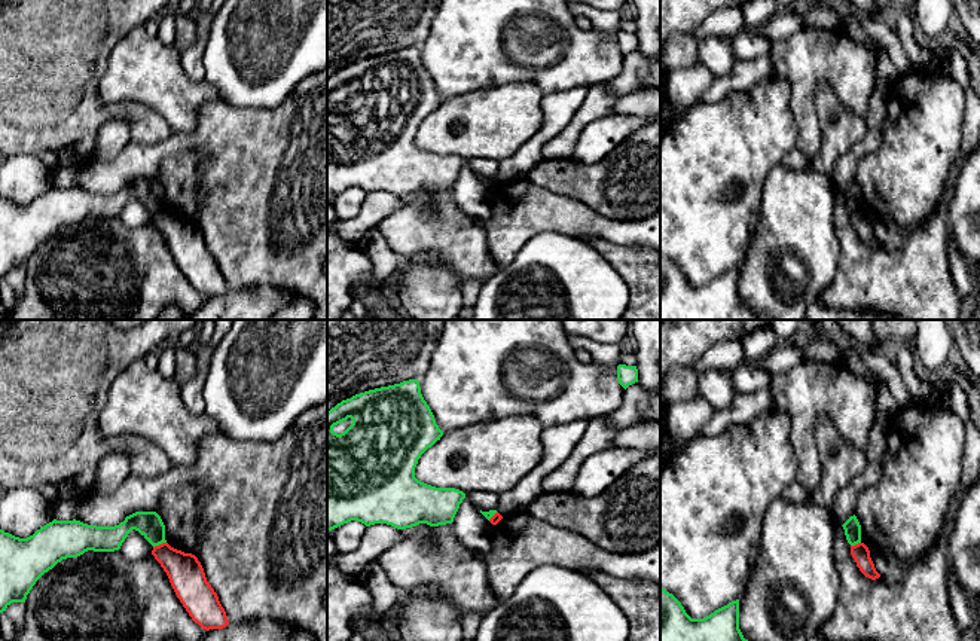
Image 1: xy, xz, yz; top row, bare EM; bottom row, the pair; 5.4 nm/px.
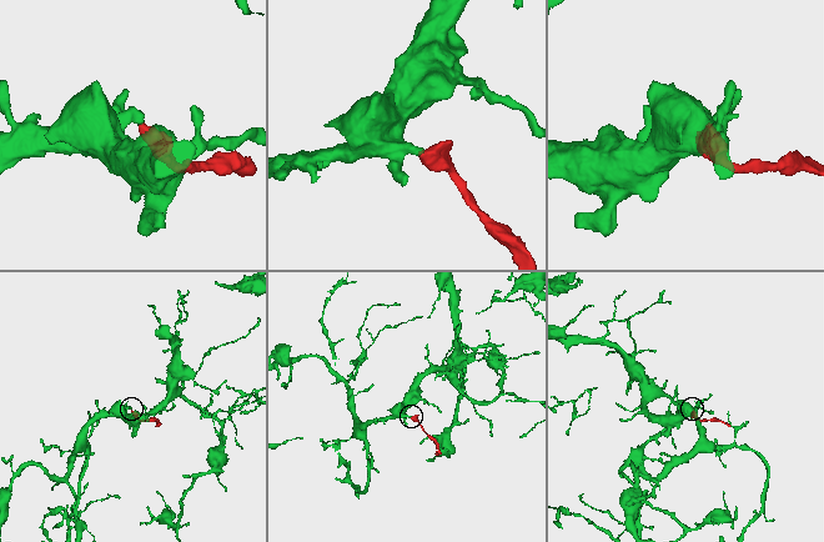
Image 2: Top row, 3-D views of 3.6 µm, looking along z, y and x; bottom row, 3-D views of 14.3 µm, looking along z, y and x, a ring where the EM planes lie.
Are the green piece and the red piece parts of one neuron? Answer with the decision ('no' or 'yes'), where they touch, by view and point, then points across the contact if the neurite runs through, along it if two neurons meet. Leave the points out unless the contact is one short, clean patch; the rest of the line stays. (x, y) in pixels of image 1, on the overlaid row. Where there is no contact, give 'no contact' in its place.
no; contact xy (159, 543); border xy (165, 542), (153, 548)

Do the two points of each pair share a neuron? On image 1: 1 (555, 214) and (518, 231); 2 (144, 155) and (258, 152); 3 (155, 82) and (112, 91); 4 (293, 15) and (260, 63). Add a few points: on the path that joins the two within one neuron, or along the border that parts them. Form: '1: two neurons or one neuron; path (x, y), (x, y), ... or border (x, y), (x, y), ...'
1: one neuron; path (546, 214), (534, 214), (527, 222)
2: one neuron; path (173, 146), (186, 142), (229, 142)
3: one neuron; path (144, 82), (122, 82)
4: one neuron; path (281, 27), (260, 51)

